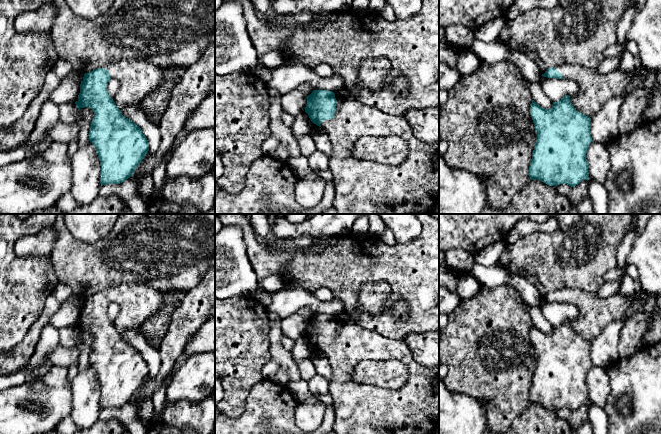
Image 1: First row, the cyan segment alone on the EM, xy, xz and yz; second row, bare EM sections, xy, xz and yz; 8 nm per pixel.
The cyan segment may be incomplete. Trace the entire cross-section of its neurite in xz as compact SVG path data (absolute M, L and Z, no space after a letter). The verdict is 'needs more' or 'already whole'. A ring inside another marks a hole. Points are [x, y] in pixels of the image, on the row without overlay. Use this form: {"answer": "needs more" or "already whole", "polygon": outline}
{"answer": "needs more", "polygon": "M313 314L307 320L305 336L310 344L325 354L332 368L329 394L333 398L336 434L434 434L439 423L439 374L436 369L417 363L404 339L388 339L350 322L337 327L329 314ZM364 360L401 361L408 369L406 383L398 389L363 385L351 379L357 364Z"}

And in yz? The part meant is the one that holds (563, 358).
{"answer": "needs more", "polygon": "M577 288L548 292L543 301L572 304L580 316L553 326L551 333L544 333L534 324L530 328L537 358L529 390L530 404L571 411L588 404L586 377L593 365L591 341L608 323L623 320L640 295L635 291L631 297L625 297L617 291L607 298L599 298L595 293Z"}

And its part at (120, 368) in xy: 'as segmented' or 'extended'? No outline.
extended

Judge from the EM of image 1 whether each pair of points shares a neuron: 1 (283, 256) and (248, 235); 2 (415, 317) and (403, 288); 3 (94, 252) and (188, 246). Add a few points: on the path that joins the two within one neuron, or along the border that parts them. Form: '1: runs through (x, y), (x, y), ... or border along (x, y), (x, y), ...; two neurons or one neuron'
1: runs through (273, 256), (265, 256), (254, 245); one neuron
2: runs through (415, 310), (415, 300), (410, 295); one neuron
3: runs through (117, 252), (133, 252), (145, 246), (165, 246); one neuron

